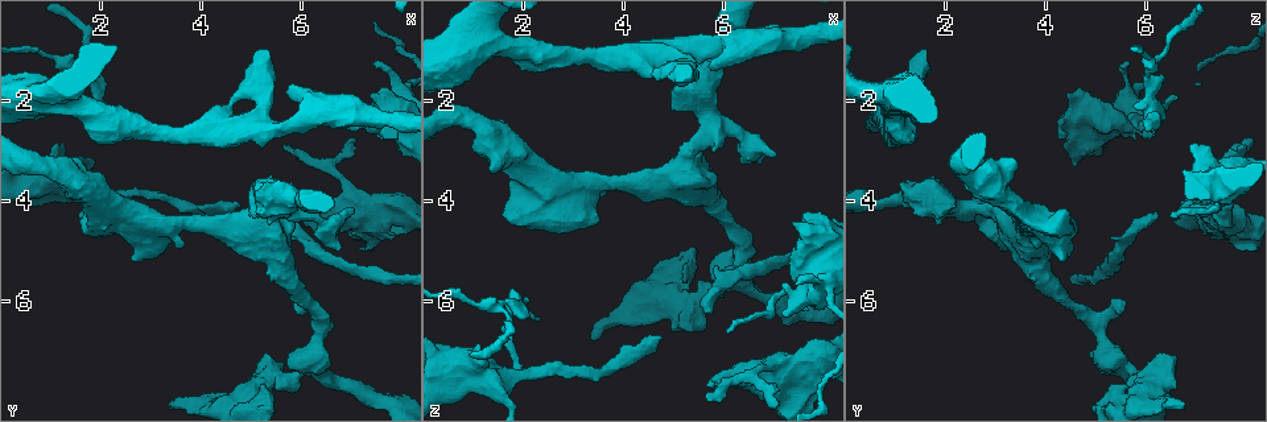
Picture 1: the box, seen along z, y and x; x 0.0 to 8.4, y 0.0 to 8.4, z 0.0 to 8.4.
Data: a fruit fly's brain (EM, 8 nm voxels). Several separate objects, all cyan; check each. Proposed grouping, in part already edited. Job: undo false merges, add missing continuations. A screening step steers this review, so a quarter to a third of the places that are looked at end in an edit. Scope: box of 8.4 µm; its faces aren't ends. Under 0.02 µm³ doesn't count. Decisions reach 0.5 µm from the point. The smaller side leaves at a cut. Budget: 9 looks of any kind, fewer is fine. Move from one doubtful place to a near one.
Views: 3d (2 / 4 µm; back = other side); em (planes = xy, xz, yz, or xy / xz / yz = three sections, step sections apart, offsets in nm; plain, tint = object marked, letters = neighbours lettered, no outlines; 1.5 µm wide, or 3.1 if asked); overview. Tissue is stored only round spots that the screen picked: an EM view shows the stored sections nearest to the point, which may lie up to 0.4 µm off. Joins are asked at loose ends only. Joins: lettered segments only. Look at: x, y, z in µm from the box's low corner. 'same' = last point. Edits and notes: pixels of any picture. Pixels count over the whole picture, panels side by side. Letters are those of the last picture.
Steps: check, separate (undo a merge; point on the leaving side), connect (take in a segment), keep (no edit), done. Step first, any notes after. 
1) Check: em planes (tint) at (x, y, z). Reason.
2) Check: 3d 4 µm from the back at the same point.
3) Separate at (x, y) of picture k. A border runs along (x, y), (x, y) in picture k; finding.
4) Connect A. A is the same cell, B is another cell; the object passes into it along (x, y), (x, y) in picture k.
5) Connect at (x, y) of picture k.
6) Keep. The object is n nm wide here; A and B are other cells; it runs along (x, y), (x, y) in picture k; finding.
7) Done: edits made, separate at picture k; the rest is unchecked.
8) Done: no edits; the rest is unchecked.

Check: em planes (letters) at (6.80, 5.00, 3.30). Branch stops here.

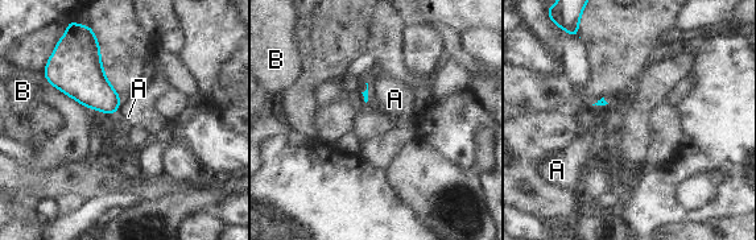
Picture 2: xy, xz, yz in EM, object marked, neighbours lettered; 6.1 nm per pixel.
Keep. A and B are other cells; a border runs along (122, 103), (114, 114) in picture 2; none of them fits.

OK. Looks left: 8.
Check: 3d 2 µm at (6.00, 1.90, 6.55). Branch stops here.

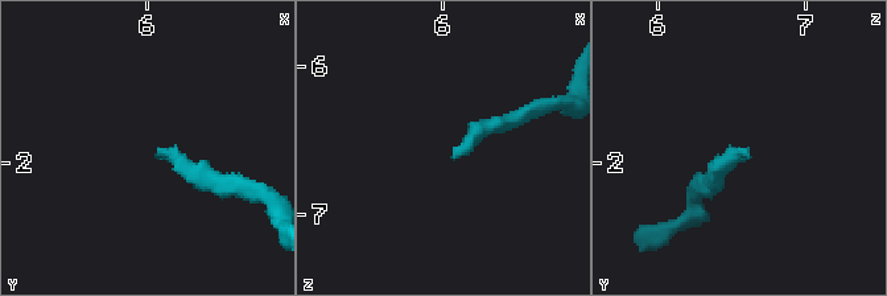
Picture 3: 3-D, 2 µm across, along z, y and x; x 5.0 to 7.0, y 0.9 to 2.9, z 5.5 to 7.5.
Check: em planes (tint) at (6.08, 1.88, 6.60).

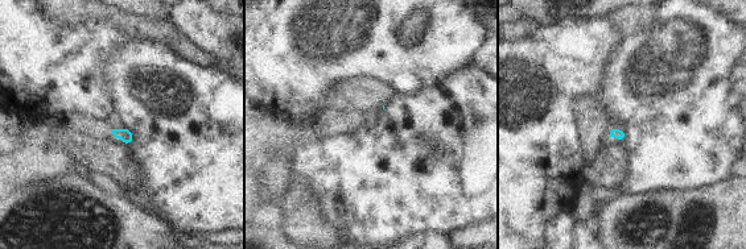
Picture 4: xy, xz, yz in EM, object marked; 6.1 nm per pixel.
Check: em planes (letters) at the same point.

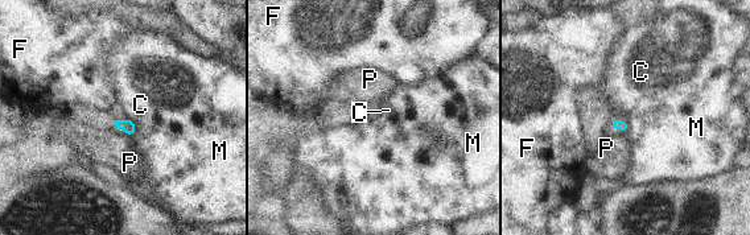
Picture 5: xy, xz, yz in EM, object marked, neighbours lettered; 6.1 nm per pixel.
Keep. C, F, M and P are other cells; none of them fits.

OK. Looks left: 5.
Check: 3d 2 µm at (3.65, 4.85, 3.95). Branch stops here.

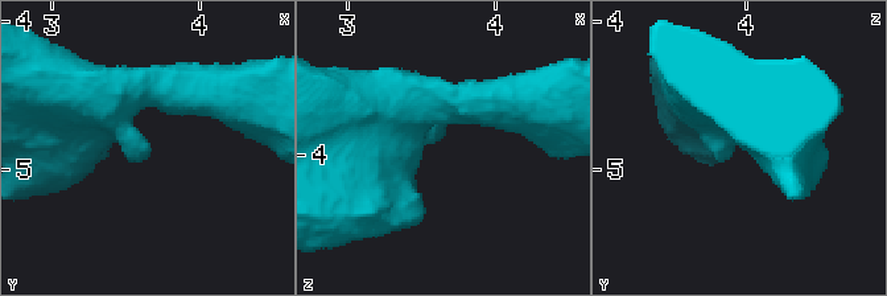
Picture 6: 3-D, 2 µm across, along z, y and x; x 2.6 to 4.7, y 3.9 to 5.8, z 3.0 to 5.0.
Check: em xy step 8 (letters) at (3.64, 4.88, 3.92). The arms are 300, 400 nm wide.

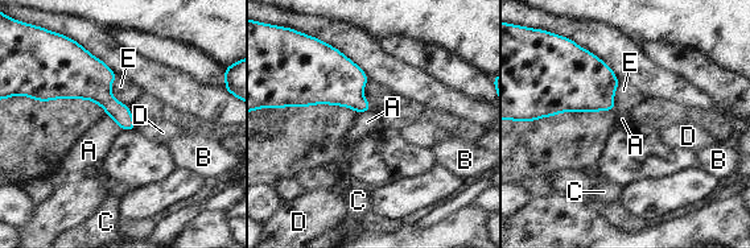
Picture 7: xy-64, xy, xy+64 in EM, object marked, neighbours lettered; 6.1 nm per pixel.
Check: em planes (letters) at the same point.

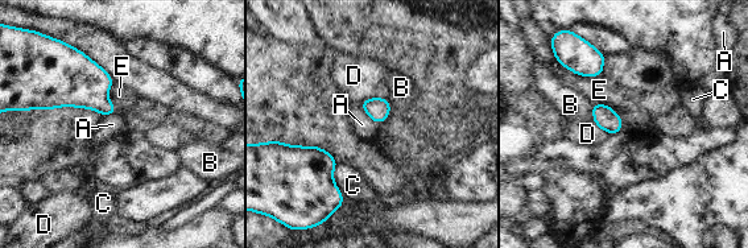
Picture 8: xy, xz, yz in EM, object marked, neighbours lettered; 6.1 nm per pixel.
Keep. A, B, C, D and E are other cells; a border runs along (359, 104), (379, 123) in picture 8; no lettered segment goes on from it.

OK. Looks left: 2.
Check: 3d 2 µm at (1.60, 4.30, 6.55).

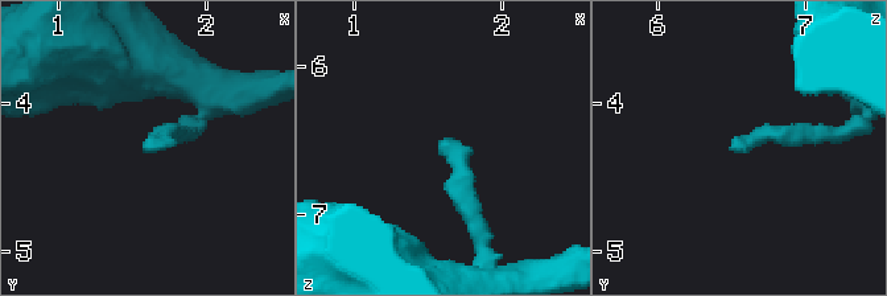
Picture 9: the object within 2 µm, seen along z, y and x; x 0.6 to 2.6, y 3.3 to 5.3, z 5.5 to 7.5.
Check: em planes (letters) at (1.60, 4.24, 6.52). Shape alone is not enough.

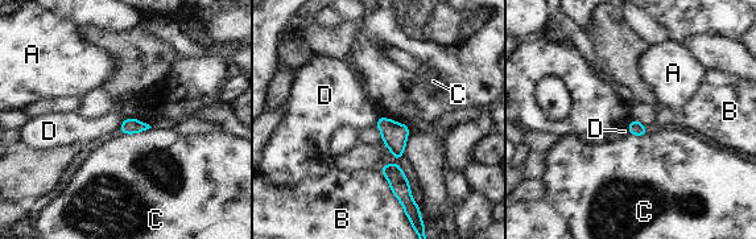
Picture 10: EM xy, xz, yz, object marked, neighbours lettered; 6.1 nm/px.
Keep. A, B, C and D are other cells; a border runs along (124, 119), (119, 127) in picture 10; no lettered segment goes on from it.

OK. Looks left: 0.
Done: no edits; the rest is unchecked.

